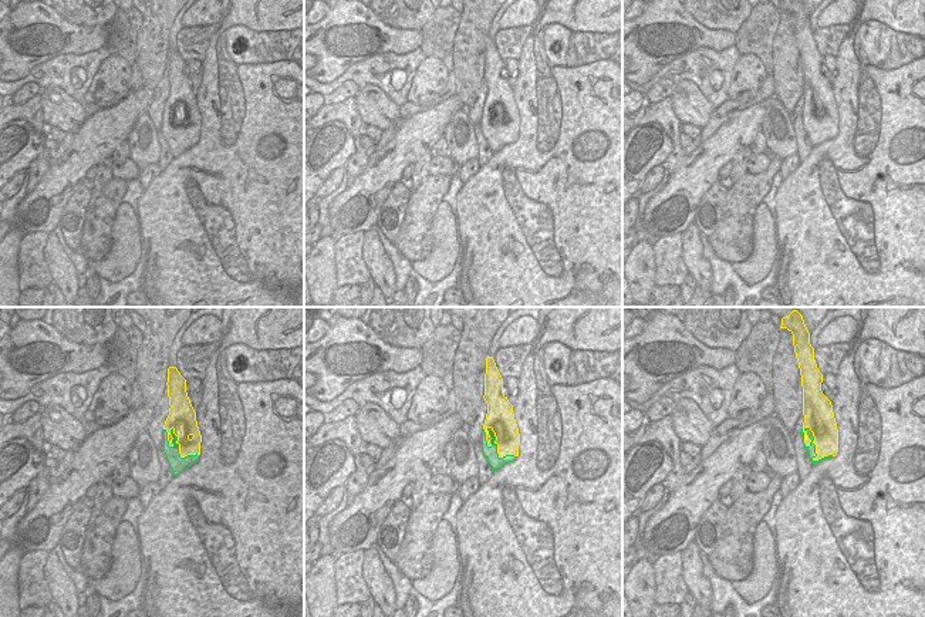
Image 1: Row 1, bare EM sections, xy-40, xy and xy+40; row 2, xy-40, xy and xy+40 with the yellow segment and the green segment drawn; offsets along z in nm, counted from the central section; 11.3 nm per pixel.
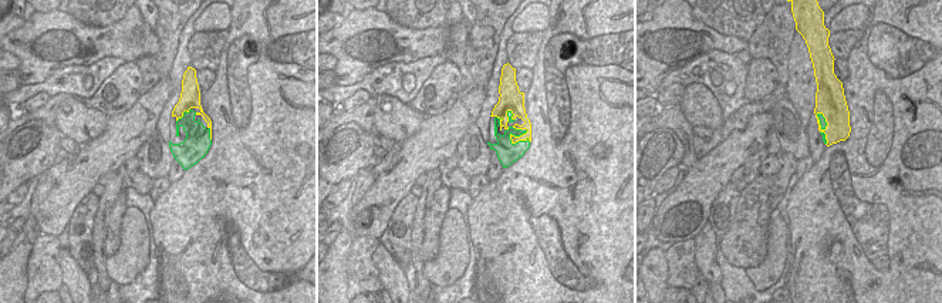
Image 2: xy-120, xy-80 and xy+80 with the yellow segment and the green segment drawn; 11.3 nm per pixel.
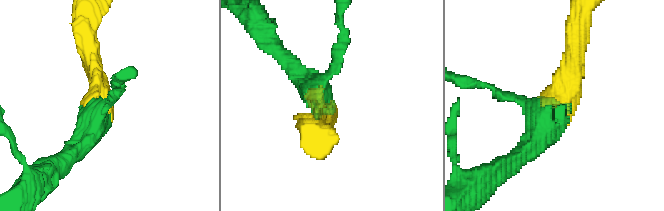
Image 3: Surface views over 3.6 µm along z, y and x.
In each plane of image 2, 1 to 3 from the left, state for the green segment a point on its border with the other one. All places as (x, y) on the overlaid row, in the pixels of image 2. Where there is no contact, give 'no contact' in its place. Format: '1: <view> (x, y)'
1: xy-120 (182, 114)
2: xy-80 (517, 141)
3: xy+80 (820, 128)

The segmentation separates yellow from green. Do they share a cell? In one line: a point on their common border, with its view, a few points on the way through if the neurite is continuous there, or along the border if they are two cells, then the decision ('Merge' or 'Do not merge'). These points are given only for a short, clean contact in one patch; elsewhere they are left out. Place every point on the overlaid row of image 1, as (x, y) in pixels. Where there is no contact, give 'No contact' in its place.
Touches yellow at xy+40 (816, 452). Merge

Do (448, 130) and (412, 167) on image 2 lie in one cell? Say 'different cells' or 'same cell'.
same cell

